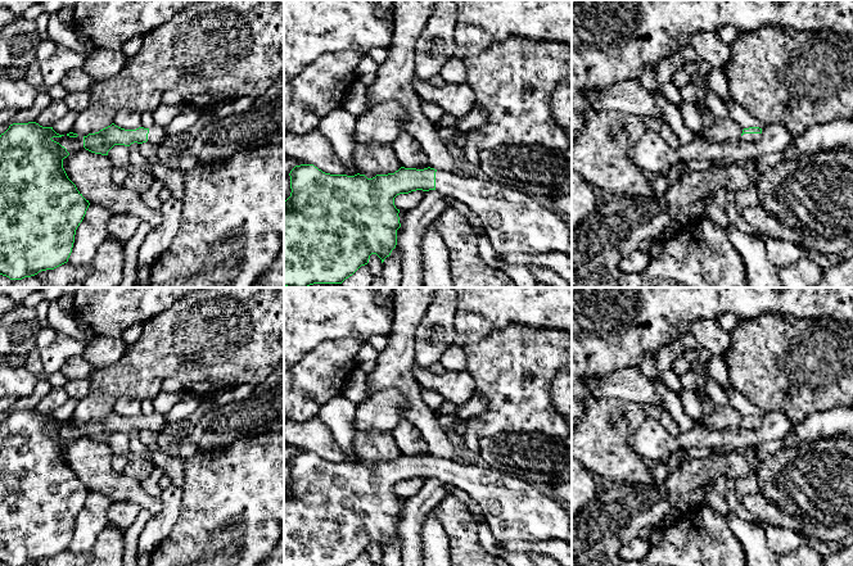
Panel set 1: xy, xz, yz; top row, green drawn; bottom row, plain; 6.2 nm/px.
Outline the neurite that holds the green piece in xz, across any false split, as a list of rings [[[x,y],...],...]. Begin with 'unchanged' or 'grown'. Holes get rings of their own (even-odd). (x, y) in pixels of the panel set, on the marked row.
grown; [[[313,164],[295,166],[289,176],[292,193],[284,202],[284,286],[286,287],[342,284],[361,266],[367,264],[371,254],[376,254],[383,263],[396,248],[397,230],[401,227],[400,209],[394,205],[394,198],[416,190],[438,190],[447,199],[456,199],[466,204],[482,219],[486,234],[500,257],[550,252],[561,252],[572,257],[572,228],[558,213],[542,205],[534,195],[484,177],[460,177],[430,167],[424,169],[401,167],[394,173],[376,175],[367,178],[360,173],[355,176],[325,173]]]

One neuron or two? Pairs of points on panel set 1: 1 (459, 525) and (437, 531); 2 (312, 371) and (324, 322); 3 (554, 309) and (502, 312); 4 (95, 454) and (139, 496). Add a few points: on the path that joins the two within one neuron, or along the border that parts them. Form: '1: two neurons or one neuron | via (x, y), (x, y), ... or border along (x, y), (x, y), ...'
1: two neurons | border along (430, 512), (447, 535), (450, 552)
2: two neurons | border along (348, 336), (323, 340), (297, 362)
3: one neuron | via (541, 309), (515, 309)
4: one neuron | via (100, 467), (121, 488), (126, 488)

